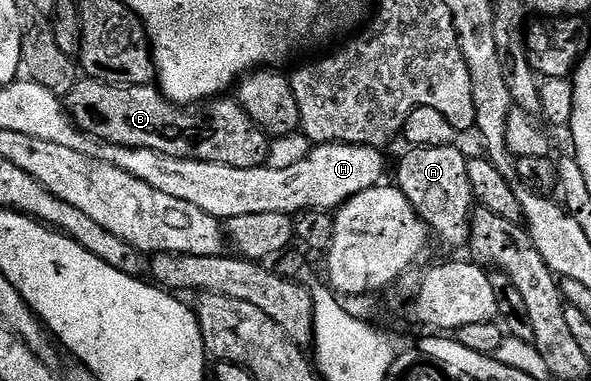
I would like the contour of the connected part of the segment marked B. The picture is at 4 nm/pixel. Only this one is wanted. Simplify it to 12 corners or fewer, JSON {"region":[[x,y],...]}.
{"region":[[79,78],[74,124],[104,144],[241,170],[269,137],[238,99],[174,104]]}

